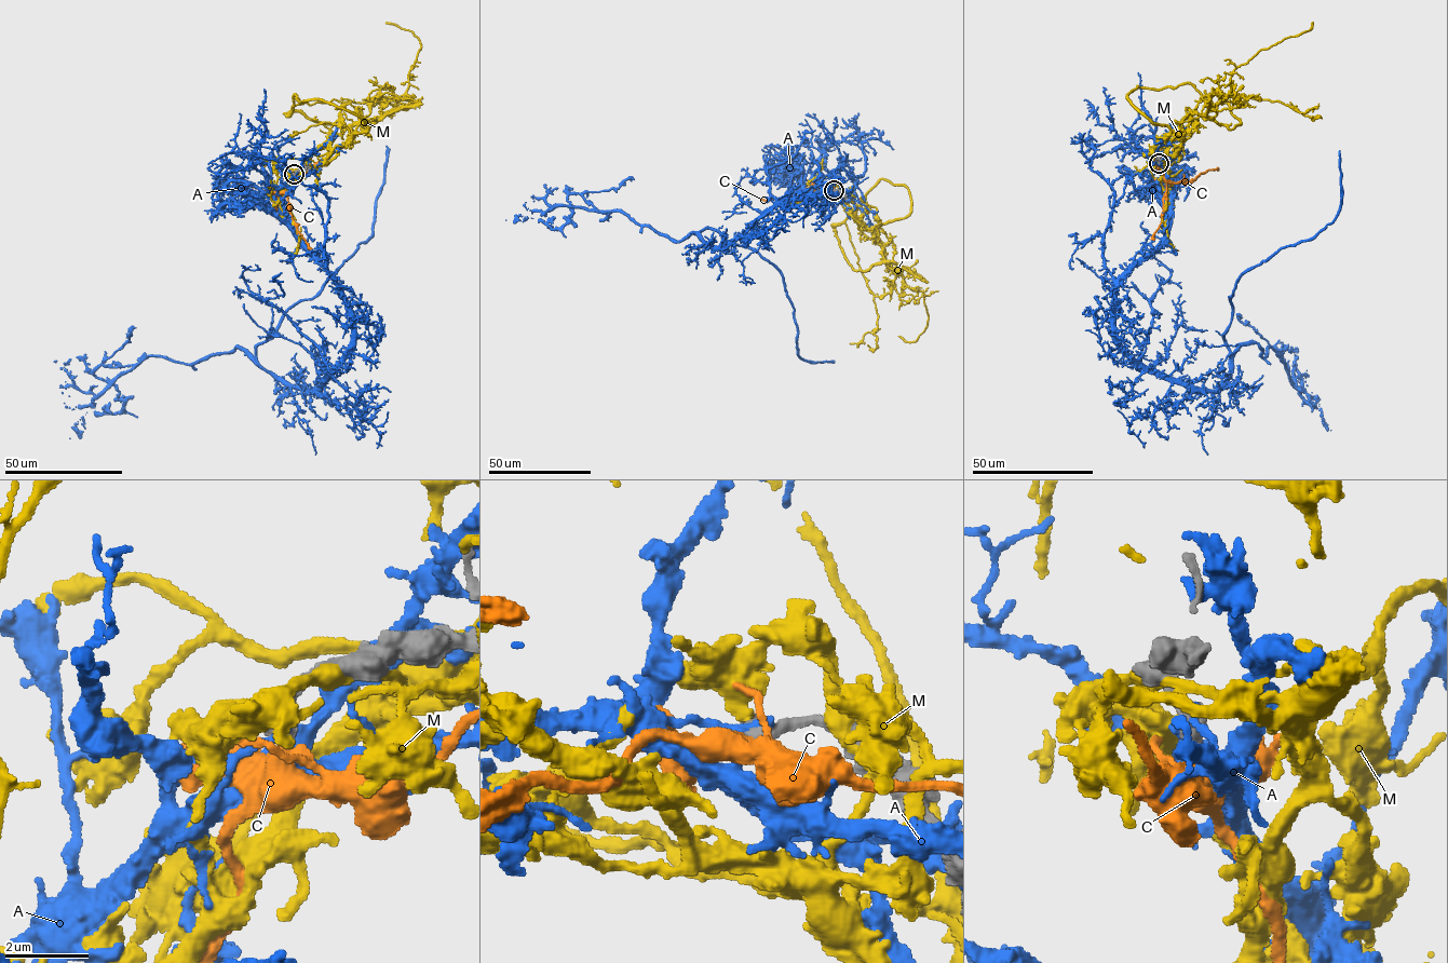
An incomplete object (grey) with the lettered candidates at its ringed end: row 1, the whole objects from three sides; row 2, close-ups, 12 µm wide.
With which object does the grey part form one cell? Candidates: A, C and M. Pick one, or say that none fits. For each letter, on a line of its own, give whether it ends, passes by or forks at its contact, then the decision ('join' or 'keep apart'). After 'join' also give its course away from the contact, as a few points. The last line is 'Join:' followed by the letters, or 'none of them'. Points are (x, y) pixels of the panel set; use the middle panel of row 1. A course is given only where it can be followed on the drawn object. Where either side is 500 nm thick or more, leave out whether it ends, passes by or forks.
A: keep apart
C: join | via (834, 190), (800, 203), (759, 198)
M: it ends | keep apart
Join: C

